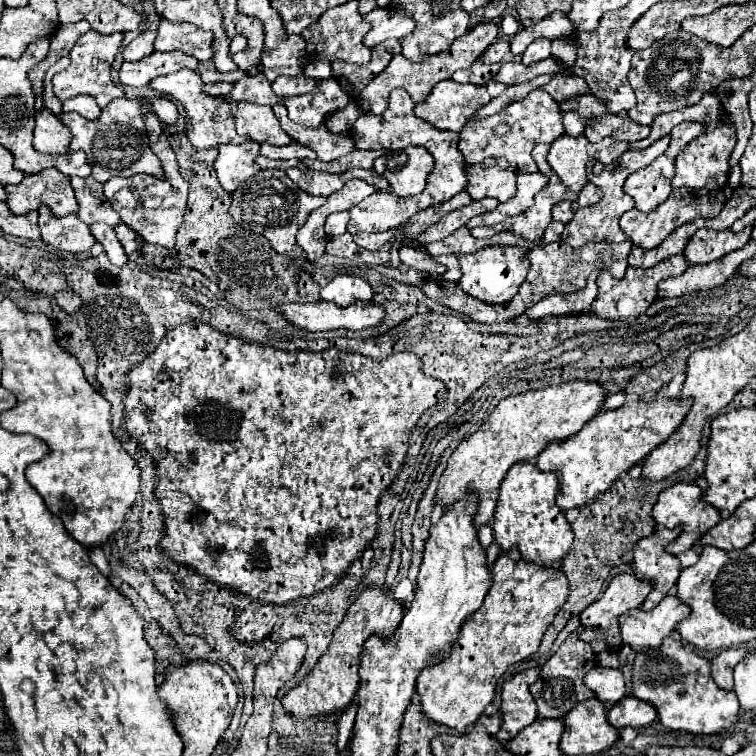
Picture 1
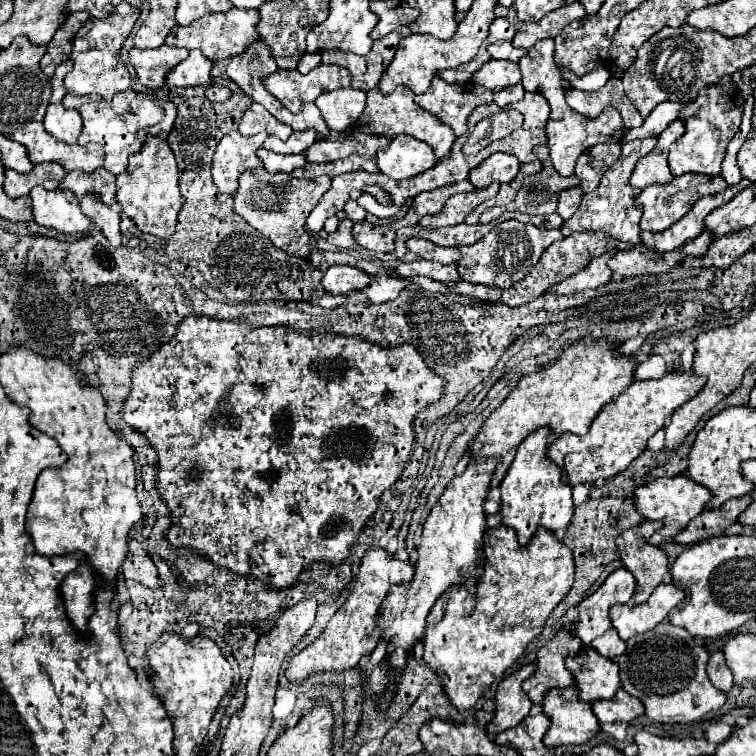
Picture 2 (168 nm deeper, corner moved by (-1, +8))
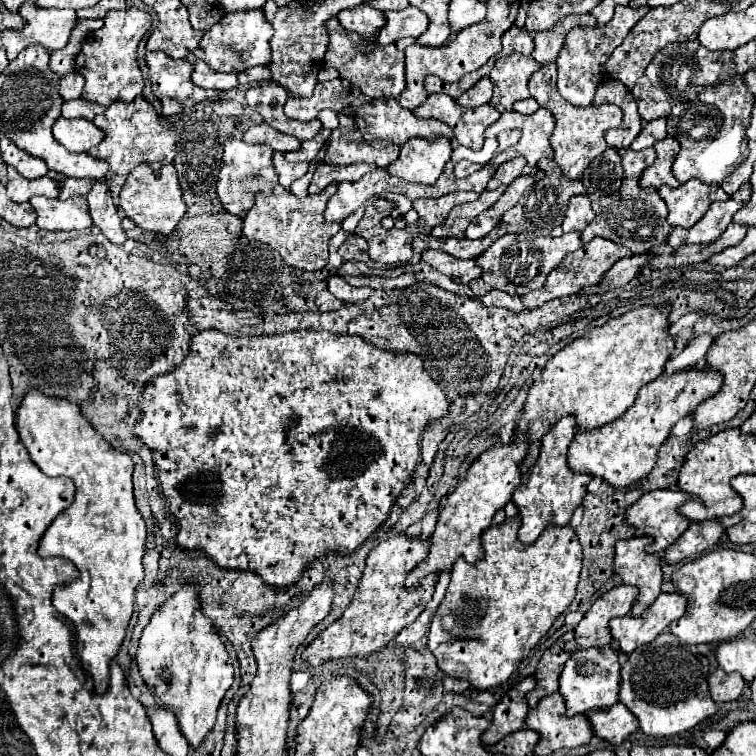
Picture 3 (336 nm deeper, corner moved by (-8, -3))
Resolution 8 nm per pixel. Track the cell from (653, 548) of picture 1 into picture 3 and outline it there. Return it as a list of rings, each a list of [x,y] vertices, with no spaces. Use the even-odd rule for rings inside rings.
[[[636,535],[616,543],[614,571],[622,577],[624,583],[640,589],[640,595],[632,607],[632,615],[638,617],[642,611],[654,603],[660,595],[662,585],[662,559],[654,553],[646,551],[652,539],[646,535]]]

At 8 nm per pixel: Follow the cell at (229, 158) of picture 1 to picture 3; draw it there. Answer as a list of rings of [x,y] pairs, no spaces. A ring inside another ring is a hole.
[[[228,139],[224,143],[224,159],[222,159],[222,169],[216,183],[216,193],[222,201],[222,207],[228,213],[236,217],[244,217],[248,209],[254,205],[254,195],[258,191],[270,193],[274,189],[274,185],[278,183],[278,177],[272,167],[272,151],[274,149],[266,145],[246,145],[240,139]]]

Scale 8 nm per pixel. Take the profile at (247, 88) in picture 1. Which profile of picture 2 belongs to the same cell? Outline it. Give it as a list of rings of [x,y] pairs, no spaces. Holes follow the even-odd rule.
[[[319,64],[307,76],[297,70],[277,70],[265,78],[265,88],[291,112],[299,112],[303,102],[315,102],[317,96],[351,86],[351,74],[343,66]]]

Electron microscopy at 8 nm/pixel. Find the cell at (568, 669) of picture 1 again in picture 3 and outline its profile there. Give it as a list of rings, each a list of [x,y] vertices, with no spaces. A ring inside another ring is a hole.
[[[562,637],[558,643],[554,643],[554,645],[542,655],[542,659],[540,659],[540,663],[538,663],[538,667],[536,667],[536,681],[538,681],[538,685],[536,685],[534,691],[530,691],[530,693],[526,695],[530,707],[538,705],[538,701],[540,701],[542,697],[558,691],[558,675],[562,673],[562,667],[564,667],[564,663],[566,663],[566,659],[570,659],[570,655],[562,649],[564,643],[566,643],[566,641],[564,641],[564,637]]]

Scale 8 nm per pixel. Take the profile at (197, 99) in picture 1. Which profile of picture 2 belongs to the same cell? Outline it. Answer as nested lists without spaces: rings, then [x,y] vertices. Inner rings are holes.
[[[191,50],[189,56],[167,74],[167,84],[171,84],[171,86],[201,86],[201,84],[209,84],[213,64],[215,62],[205,58],[199,50]]]

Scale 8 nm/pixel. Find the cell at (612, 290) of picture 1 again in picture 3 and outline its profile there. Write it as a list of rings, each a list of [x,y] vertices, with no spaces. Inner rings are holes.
[[[730,223],[730,227],[726,227],[726,231],[722,233],[722,237],[720,237],[718,241],[710,243],[710,245],[706,247],[706,251],[710,251],[710,253],[720,253],[720,251],[724,251],[726,247],[738,245],[738,243],[744,239],[744,235],[746,235],[746,227],[736,225],[736,223]]]

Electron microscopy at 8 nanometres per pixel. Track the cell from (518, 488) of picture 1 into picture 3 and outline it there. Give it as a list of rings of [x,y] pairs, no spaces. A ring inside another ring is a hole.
[[[562,417],[550,429],[550,433],[544,435],[538,461],[534,463],[534,467],[530,467],[520,477],[522,481],[512,495],[512,501],[518,507],[518,515],[520,515],[520,521],[522,521],[522,525],[518,529],[518,539],[524,545],[532,545],[536,541],[536,537],[548,525],[562,525],[562,527],[568,525],[576,507],[582,505],[582,499],[586,495],[586,485],[590,483],[592,477],[570,471],[570,467],[566,463],[566,451],[568,451],[572,437],[574,437],[574,429],[576,429],[574,417]]]

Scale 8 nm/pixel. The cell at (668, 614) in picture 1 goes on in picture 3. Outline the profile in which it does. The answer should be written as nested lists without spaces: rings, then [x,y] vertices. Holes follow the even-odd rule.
[[[660,593],[658,599],[640,615],[640,617],[632,617],[632,615],[626,615],[626,617],[616,617],[610,621],[610,633],[614,637],[614,641],[618,641],[620,649],[624,653],[632,653],[636,647],[640,645],[646,645],[650,643],[656,635],[664,633],[664,629],[674,621],[674,619],[680,619],[686,611],[686,597],[678,595],[678,593]]]

